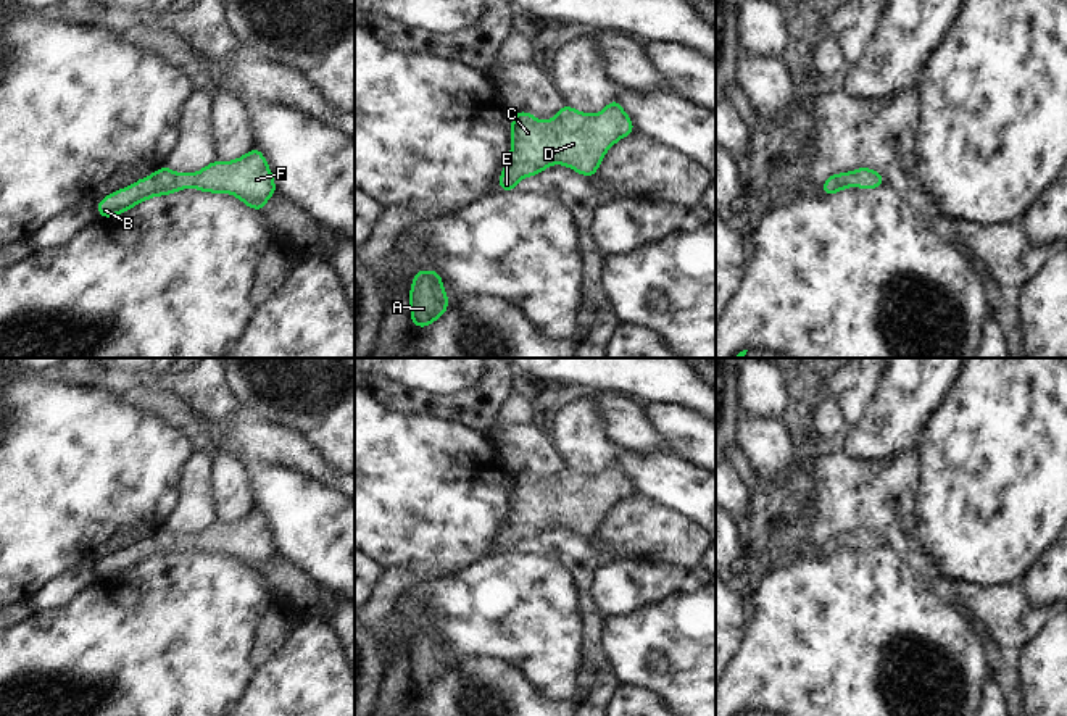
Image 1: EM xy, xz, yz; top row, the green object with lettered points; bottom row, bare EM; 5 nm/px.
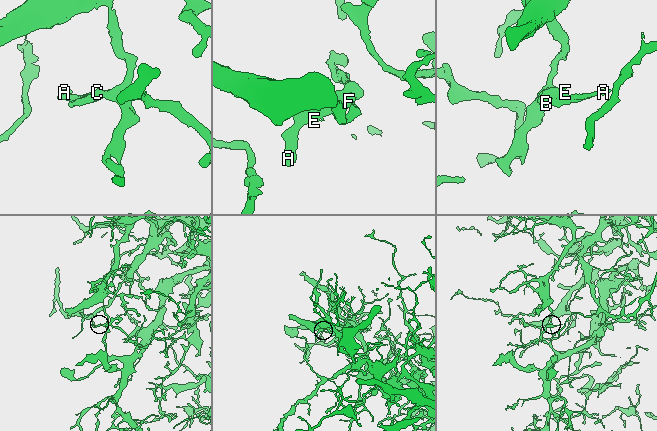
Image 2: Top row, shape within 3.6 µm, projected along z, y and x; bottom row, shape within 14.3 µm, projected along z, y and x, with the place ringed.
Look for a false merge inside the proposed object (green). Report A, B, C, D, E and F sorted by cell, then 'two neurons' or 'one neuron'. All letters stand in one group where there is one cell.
A B C D E F | one neuron

